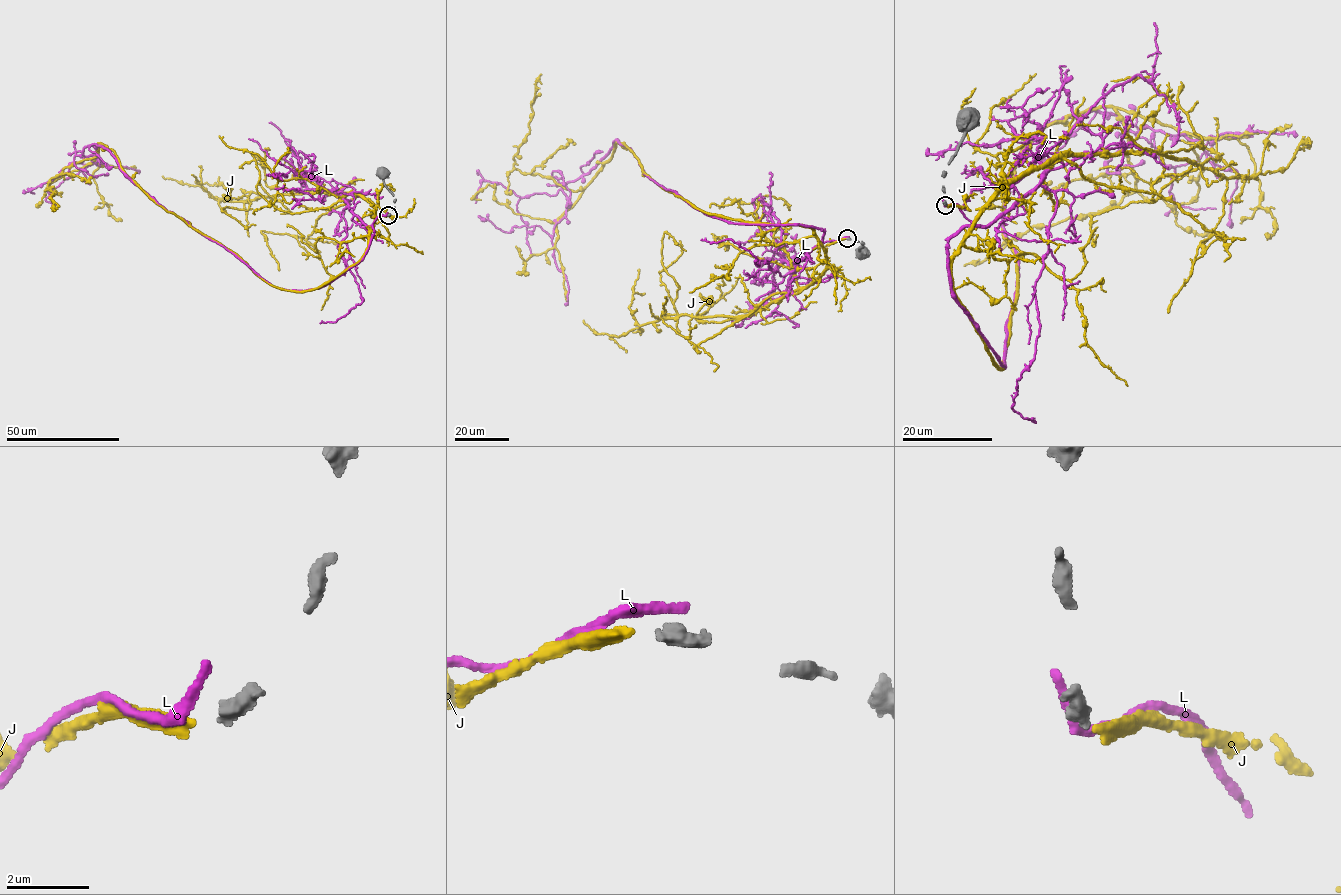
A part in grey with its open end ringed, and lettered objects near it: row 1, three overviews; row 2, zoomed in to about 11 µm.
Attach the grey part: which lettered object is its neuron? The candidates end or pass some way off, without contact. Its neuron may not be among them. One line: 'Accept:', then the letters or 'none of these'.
Accept: J

